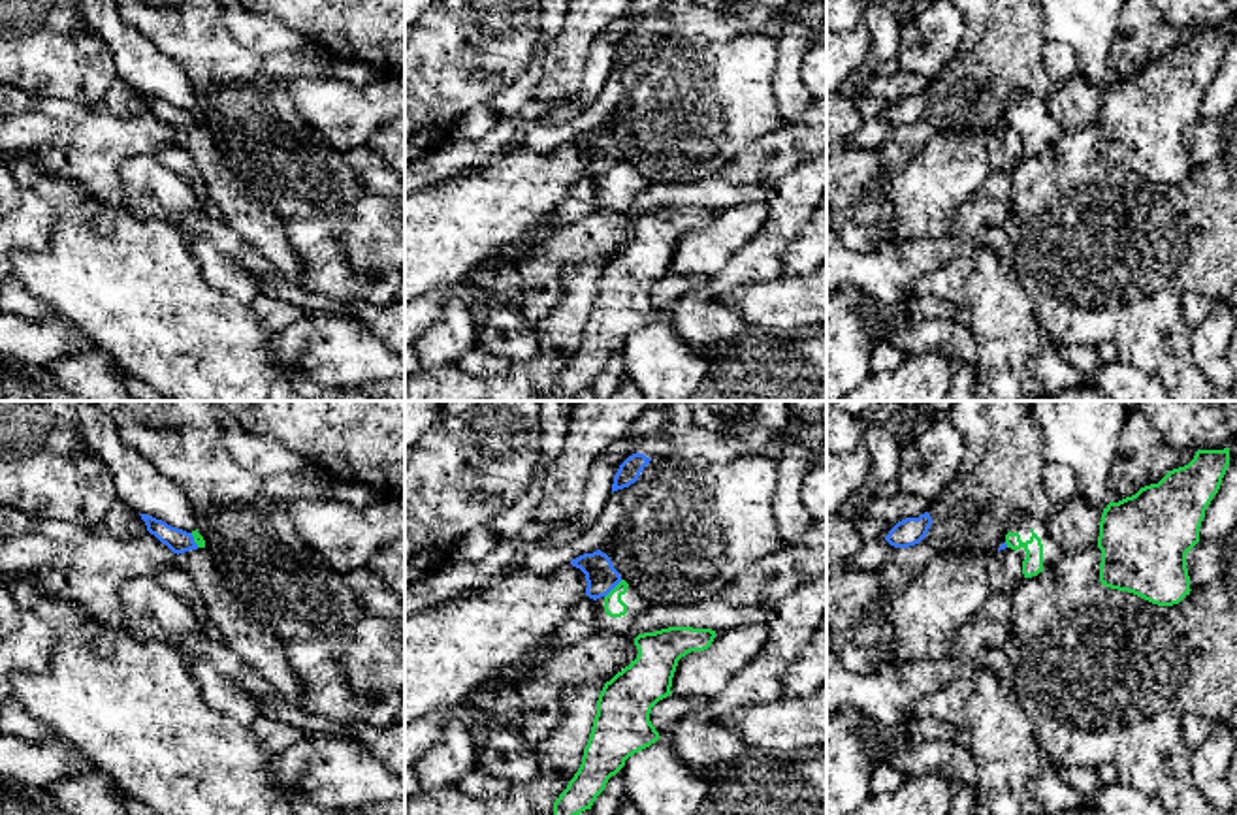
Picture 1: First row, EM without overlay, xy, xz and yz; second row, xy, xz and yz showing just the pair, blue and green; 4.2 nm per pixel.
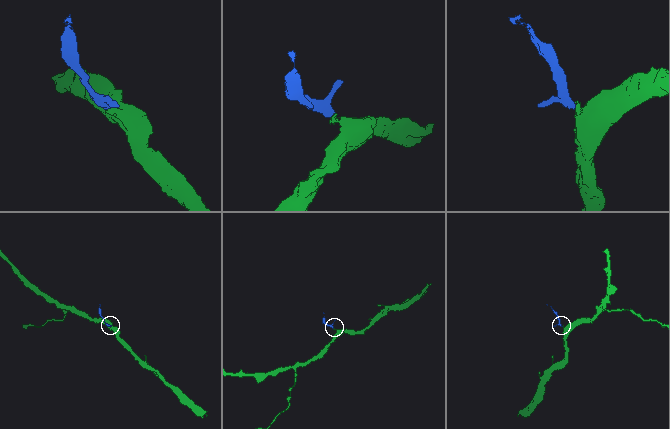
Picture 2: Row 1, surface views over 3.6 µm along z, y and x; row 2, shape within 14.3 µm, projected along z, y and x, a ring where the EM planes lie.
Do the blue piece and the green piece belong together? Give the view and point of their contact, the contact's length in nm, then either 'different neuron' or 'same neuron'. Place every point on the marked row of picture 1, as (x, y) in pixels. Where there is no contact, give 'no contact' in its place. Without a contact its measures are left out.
xz (612, 588) | 110 nm | different neuron

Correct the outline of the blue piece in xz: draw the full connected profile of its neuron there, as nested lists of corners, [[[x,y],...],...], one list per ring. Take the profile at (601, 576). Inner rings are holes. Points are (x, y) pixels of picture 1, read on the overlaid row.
[[[601,550],[584,553],[572,559],[570,565],[586,574],[586,595],[593,600],[606,597],[621,582],[621,576],[614,568],[610,557]]]

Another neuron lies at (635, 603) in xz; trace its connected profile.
[[[621,580],[606,597],[595,600],[595,621],[601,629],[629,632],[648,602]]]

